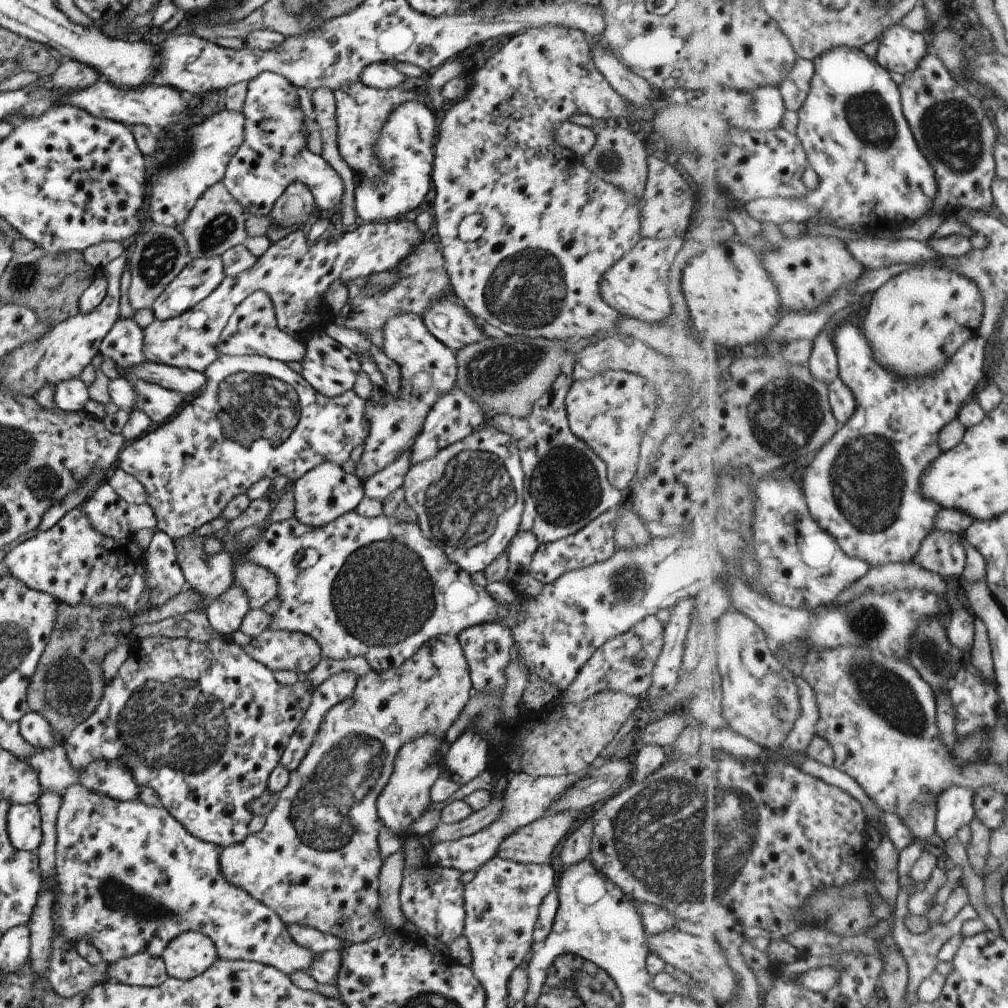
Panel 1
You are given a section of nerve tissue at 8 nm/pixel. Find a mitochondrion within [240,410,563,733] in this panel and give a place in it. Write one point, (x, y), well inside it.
(383, 593)

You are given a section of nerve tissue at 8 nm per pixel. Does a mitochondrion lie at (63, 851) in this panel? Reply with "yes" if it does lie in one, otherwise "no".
no

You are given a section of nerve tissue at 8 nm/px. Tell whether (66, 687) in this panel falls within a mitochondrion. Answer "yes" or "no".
yes

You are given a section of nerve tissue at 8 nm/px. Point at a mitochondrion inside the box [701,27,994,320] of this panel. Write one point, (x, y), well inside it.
(952, 130)

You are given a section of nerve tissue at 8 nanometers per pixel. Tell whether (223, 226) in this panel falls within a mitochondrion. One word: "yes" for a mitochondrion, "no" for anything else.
yes

